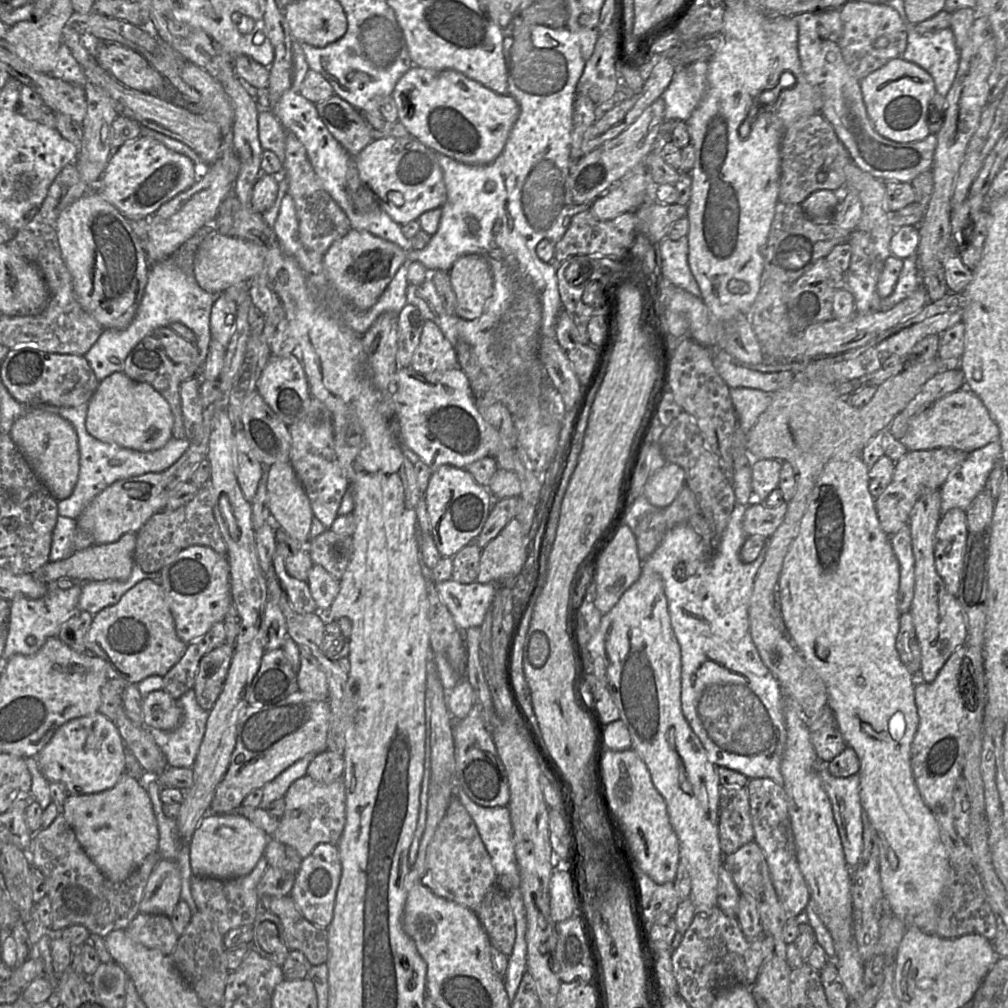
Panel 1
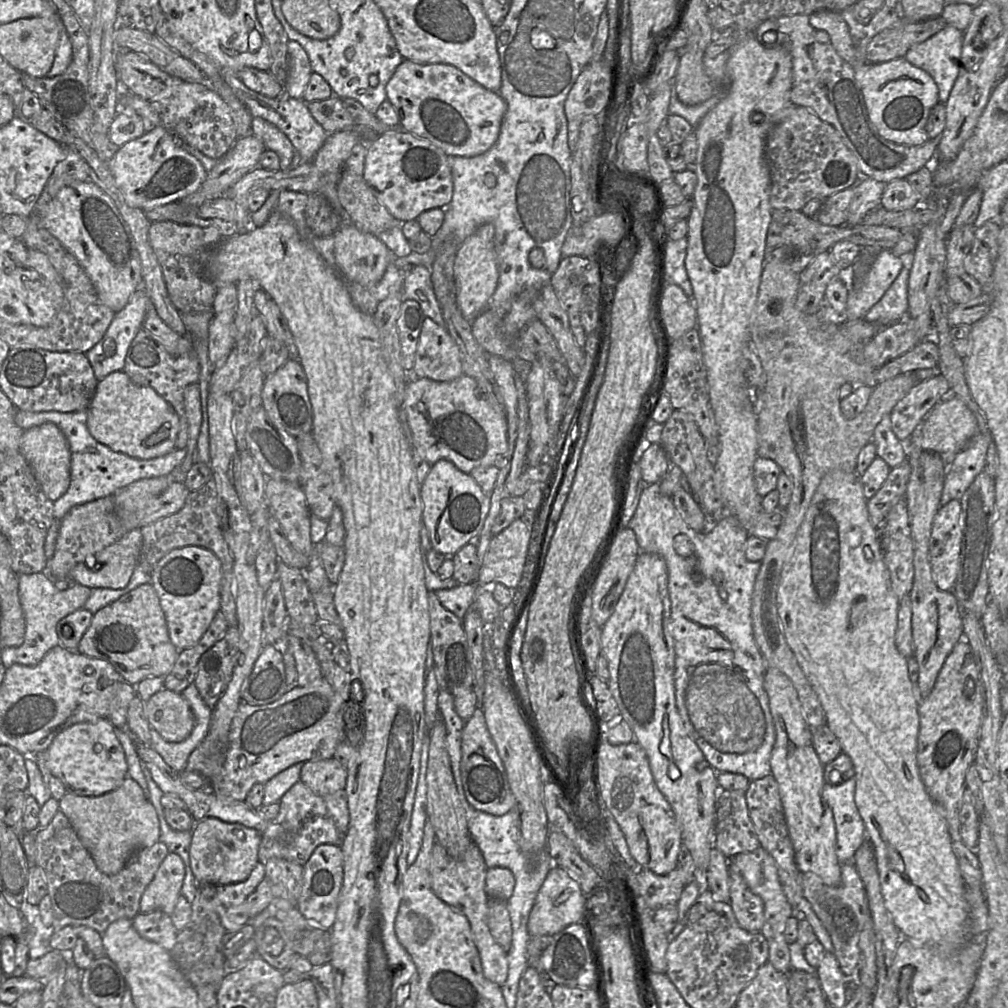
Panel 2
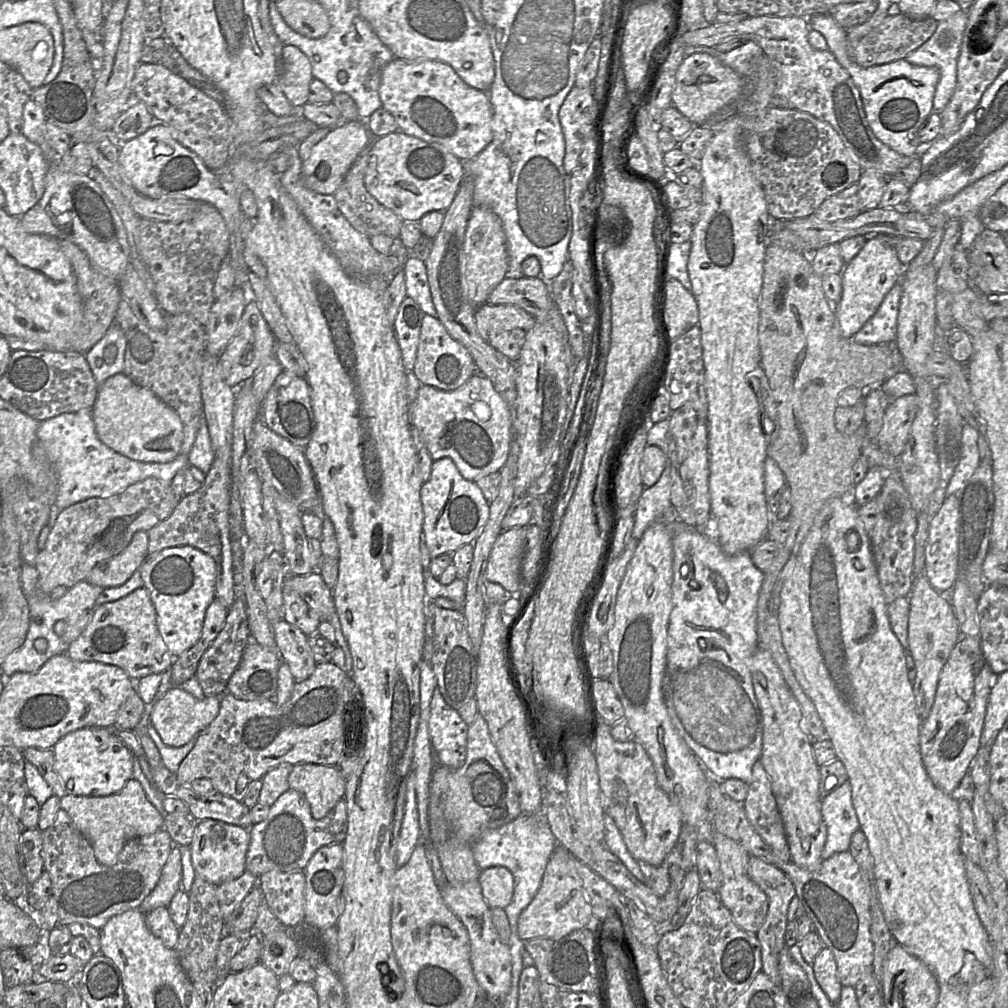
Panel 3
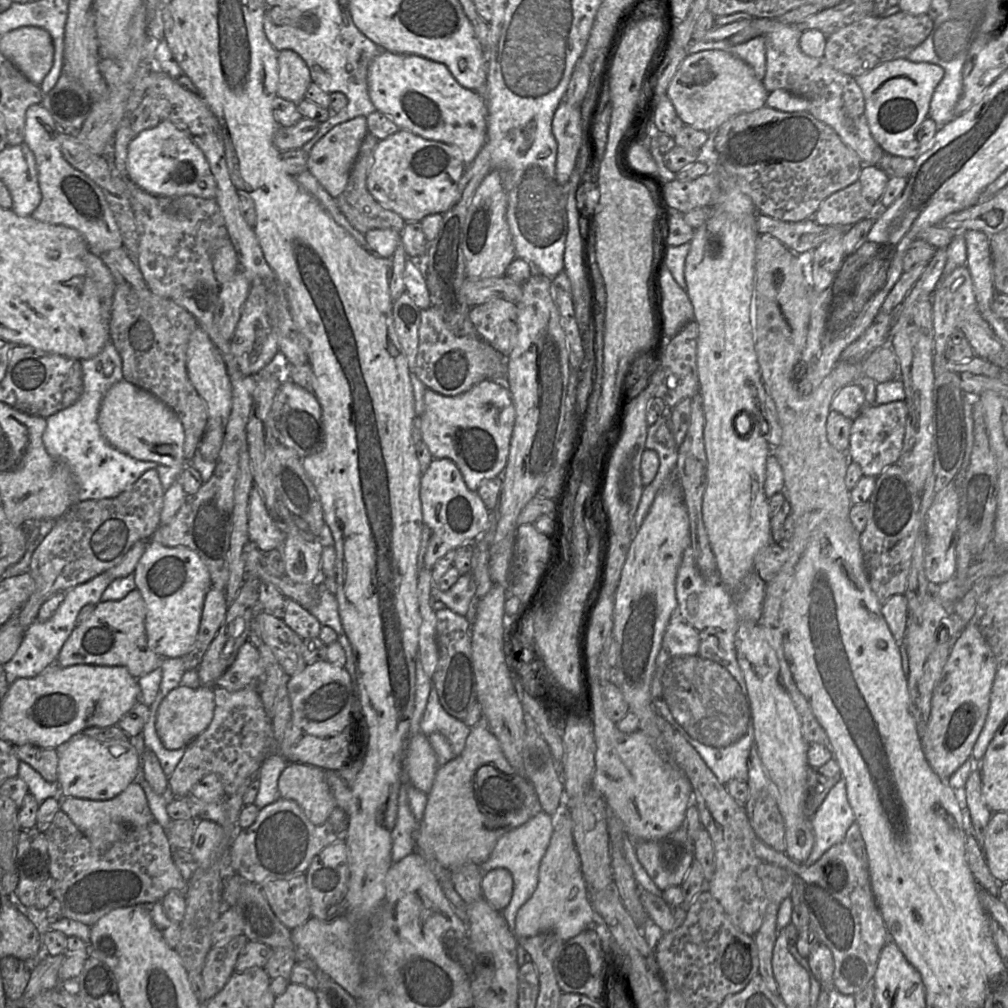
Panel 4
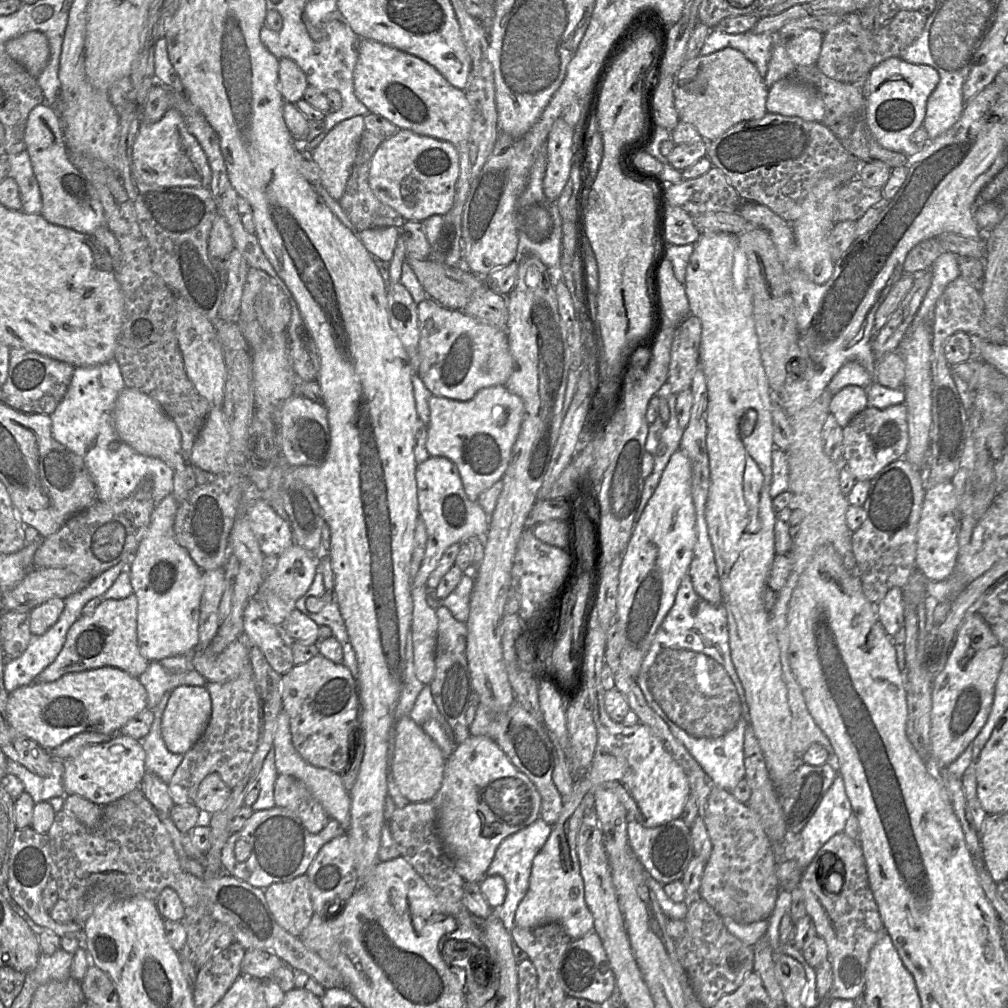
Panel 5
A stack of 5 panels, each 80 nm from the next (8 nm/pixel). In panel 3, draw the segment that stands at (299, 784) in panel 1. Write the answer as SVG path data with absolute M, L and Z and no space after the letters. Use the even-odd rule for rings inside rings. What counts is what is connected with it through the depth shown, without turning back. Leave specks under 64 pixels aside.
M289 788L270 806L265 820L249 829L246 870L259 877L269 871L304 871L313 854L322 846L343 843L347 833L345 799L341 799L322 819L313 818L305 796Z

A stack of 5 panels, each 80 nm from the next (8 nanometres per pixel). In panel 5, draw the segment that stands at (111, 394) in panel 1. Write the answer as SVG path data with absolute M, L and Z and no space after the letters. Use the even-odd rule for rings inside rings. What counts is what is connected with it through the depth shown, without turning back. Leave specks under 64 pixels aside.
M125 387L116 399L113 409L113 420L121 441L140 454L161 459L173 470L172 494L178 503L183 502L190 494L186 487L188 462L182 455L181 433L173 419L150 396L138 390Z

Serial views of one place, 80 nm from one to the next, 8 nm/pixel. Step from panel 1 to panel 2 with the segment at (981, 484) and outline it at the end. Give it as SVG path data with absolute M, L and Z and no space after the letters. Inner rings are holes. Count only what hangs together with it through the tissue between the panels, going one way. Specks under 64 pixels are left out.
M990 432L977 434L970 438L966 445L948 464L941 493L940 505L951 500L960 500L975 477L985 468L986 453L992 441Z

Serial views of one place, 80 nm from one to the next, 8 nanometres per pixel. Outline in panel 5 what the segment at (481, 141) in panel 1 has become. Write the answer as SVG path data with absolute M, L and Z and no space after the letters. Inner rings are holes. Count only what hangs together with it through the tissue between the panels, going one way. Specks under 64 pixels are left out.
M361 40L354 69L354 91L370 112L385 117L399 129L409 129L455 145L460 156L459 182L469 180L472 108L465 91L452 86L432 65L396 48Z

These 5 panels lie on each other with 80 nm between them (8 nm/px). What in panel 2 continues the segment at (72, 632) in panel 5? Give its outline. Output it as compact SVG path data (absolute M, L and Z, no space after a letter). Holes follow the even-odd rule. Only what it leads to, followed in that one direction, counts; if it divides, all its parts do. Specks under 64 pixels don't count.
M144 583L93 614L78 652L110 662L131 685L150 676L166 676L180 653L171 642L165 613L152 583Z

